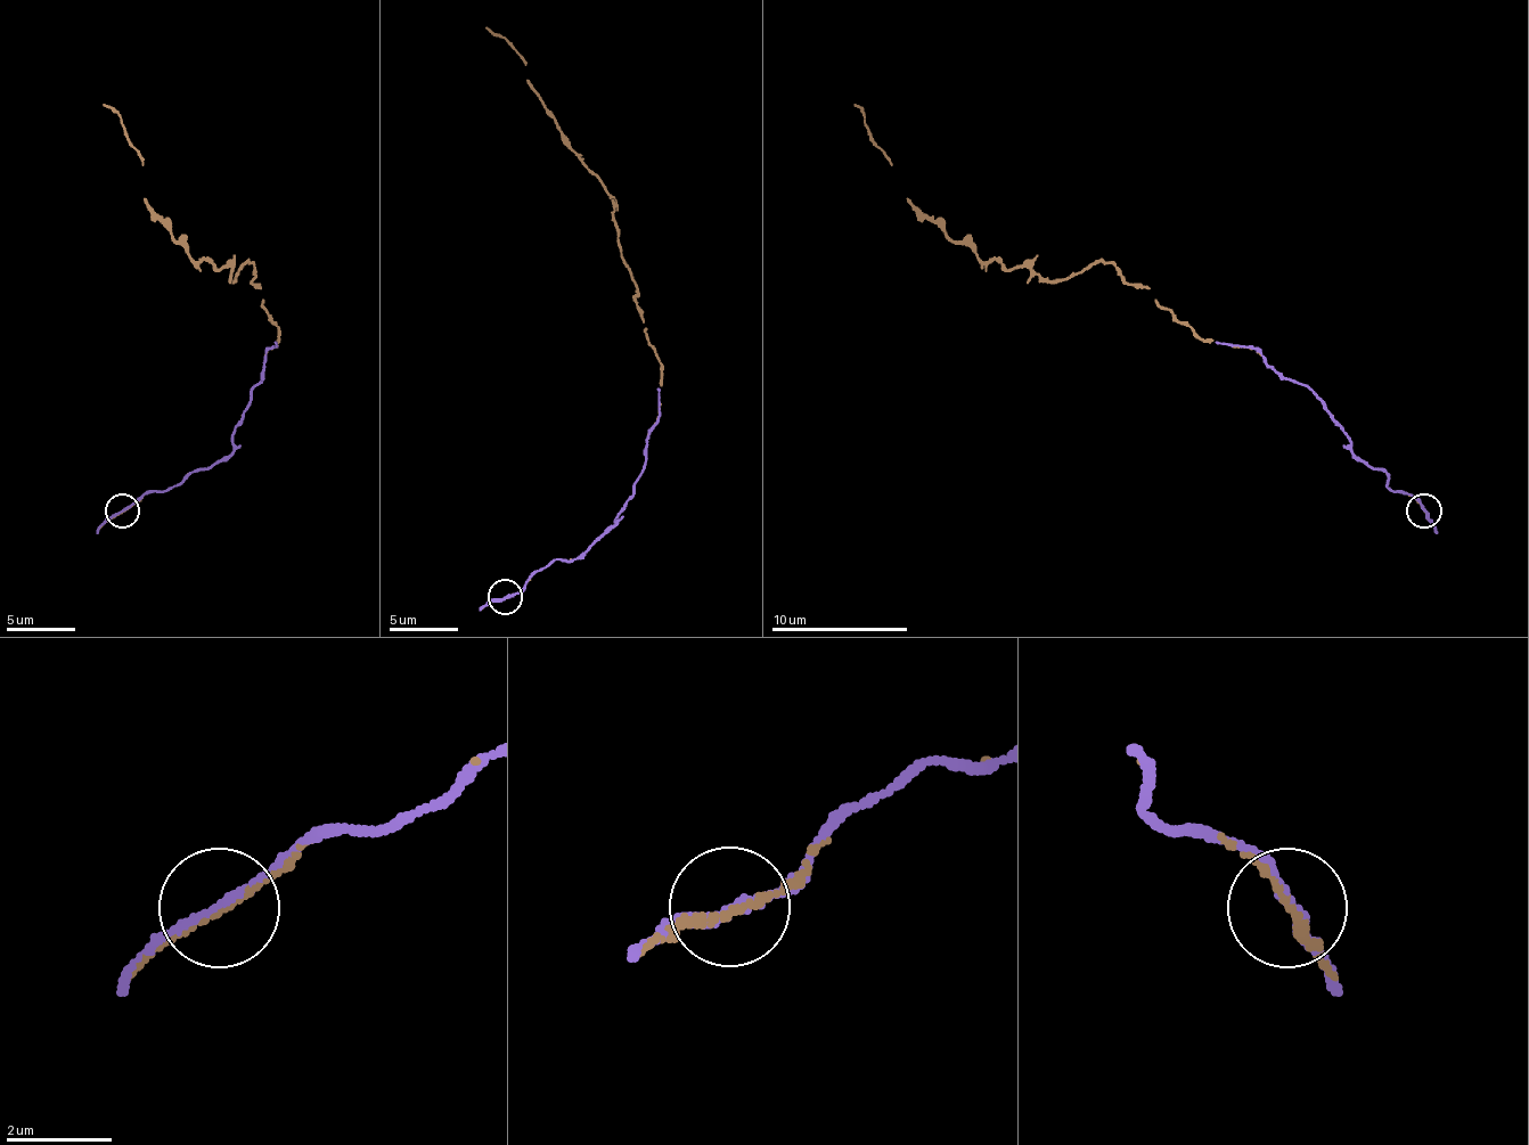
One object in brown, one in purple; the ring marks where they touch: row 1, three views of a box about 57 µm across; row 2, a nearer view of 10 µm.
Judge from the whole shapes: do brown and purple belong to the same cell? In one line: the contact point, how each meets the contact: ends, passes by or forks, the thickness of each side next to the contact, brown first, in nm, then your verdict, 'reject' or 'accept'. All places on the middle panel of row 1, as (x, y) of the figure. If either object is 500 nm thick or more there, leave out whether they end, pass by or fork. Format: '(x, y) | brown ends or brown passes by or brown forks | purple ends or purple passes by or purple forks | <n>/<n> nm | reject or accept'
(505, 596) | brown passes by | purple passes by | 90/180 nm | accept

